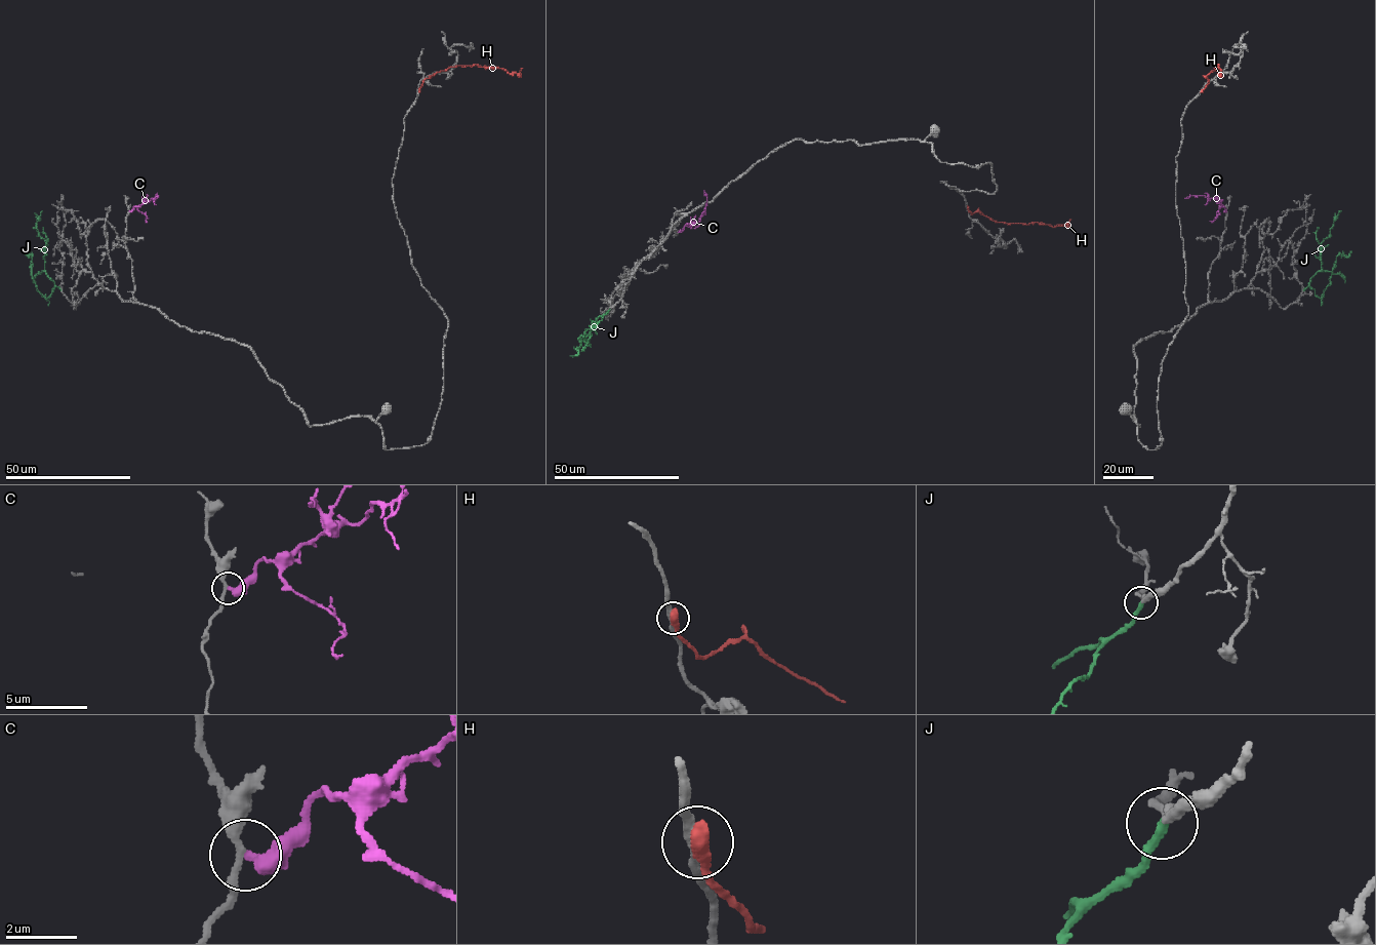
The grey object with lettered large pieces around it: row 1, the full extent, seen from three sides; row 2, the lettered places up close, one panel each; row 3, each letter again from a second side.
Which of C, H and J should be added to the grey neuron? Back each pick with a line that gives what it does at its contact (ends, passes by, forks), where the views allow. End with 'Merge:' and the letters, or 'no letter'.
J: it ends
Merge: J

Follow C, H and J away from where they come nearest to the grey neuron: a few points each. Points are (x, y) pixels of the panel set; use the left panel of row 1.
C: (129, 211), (155, 198)
H: (418, 90), (425, 78), (449, 67), (476, 65), (500, 68), (509, 73), (519, 73), (522, 68)
J: (62, 290), (55, 286), (44, 298), (32, 275), (32, 256), (22, 251)

